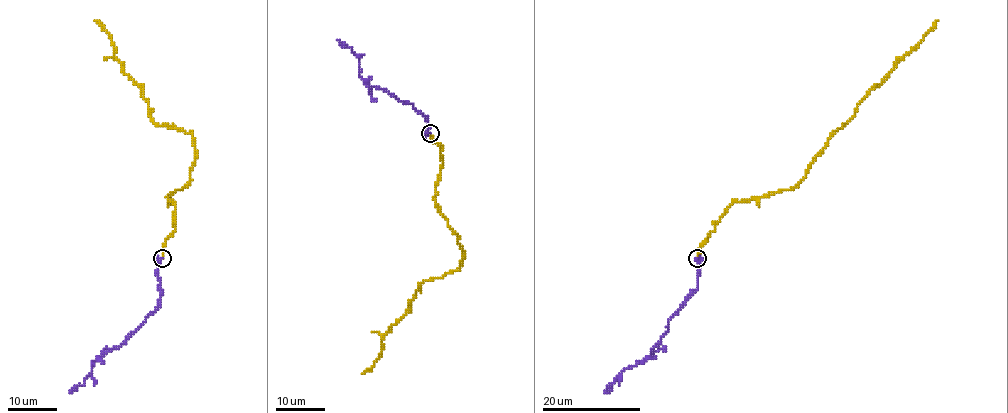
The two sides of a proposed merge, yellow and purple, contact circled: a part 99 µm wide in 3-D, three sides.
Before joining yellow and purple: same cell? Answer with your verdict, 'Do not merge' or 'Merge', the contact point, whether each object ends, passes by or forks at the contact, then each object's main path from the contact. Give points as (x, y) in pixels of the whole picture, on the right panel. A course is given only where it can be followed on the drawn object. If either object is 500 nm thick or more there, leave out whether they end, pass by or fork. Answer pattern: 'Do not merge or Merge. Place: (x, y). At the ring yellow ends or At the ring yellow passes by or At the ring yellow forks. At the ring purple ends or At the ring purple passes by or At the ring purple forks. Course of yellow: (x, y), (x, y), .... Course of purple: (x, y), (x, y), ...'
Merge. Place: (697, 258). At the ring yellow ends. At the ring purple passes by. Course of yellow: (697, 257), (702, 244), (734, 201), (789, 190), (800, 181), (828, 137), (849, 120), (856, 105), (937, 21). Course of purple: (697, 257), (698, 288), (669, 321), (666, 332), (651, 349), (651, 354), (623, 371), (605, 392)

